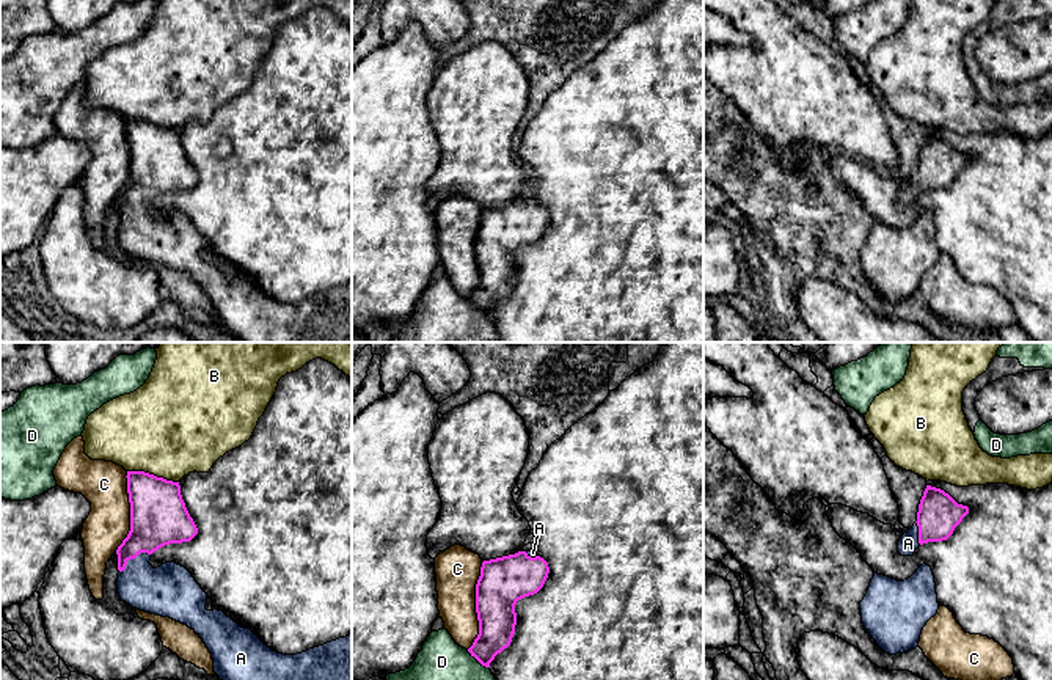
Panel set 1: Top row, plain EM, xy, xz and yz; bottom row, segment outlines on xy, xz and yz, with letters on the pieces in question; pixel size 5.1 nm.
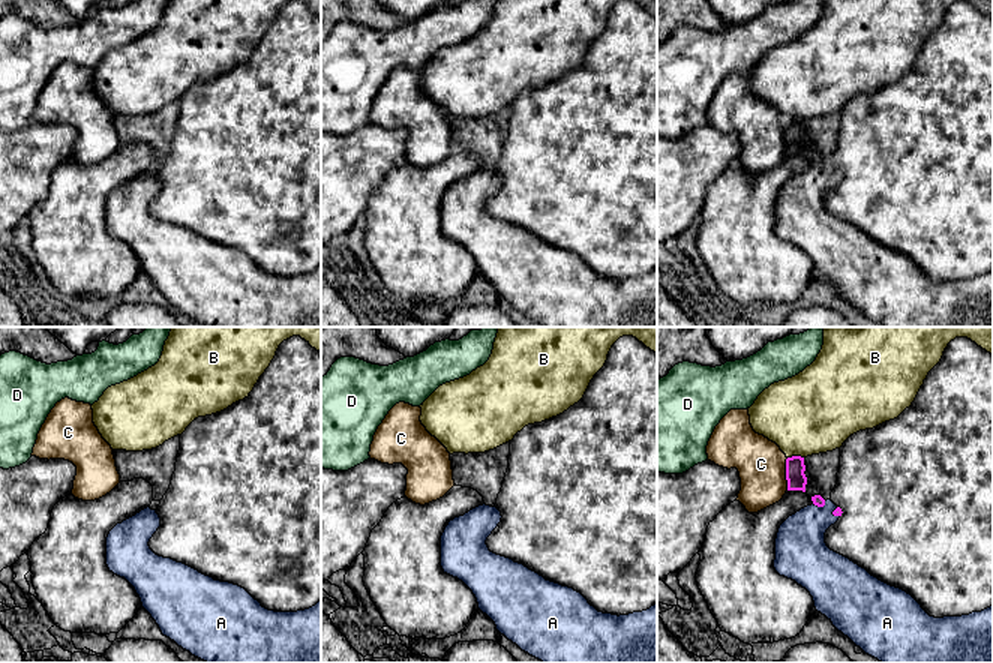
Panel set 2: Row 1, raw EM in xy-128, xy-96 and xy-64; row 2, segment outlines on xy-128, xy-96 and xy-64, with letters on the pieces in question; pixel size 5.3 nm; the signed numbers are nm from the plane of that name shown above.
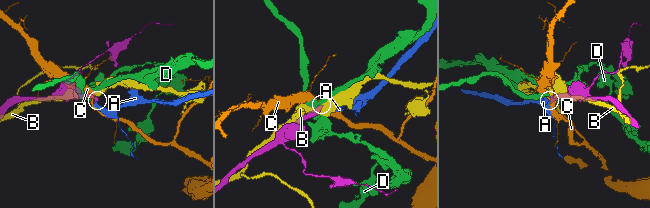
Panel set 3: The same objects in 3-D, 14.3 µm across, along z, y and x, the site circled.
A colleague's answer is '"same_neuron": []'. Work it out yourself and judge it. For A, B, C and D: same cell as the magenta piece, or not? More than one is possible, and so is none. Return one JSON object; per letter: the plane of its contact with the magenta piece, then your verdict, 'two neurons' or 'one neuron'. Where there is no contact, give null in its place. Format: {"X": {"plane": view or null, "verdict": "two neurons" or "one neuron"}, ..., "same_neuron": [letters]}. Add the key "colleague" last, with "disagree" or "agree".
{"A": {"plane": "xy", "verdict": "one neuron"}, "B": {"plane": "xy", "verdict": "two neurons"}, "C": {"plane": "xz", "verdict": "two neurons"}, "D": {"plane": "xz", "verdict": "two neurons"}, "same_neuron": ["A"], "colleague": "disagree"}

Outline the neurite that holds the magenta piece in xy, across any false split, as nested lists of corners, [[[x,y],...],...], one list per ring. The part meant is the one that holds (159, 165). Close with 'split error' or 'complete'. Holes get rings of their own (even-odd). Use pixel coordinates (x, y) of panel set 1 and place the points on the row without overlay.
[[[127,119],[126,126],[130,151],[130,179],[116,198],[119,218],[116,234],[122,250],[140,259],[170,265],[192,276],[212,302],[214,320],[240,342],[352,342],[352,283],[297,303],[283,303],[273,300],[250,276],[242,276],[223,259],[207,259],[207,242],[185,215],[165,210],[154,217],[149,212],[154,199],[170,192],[190,190],[198,182],[198,176],[185,155],[179,130],[144,119]]]; split error

